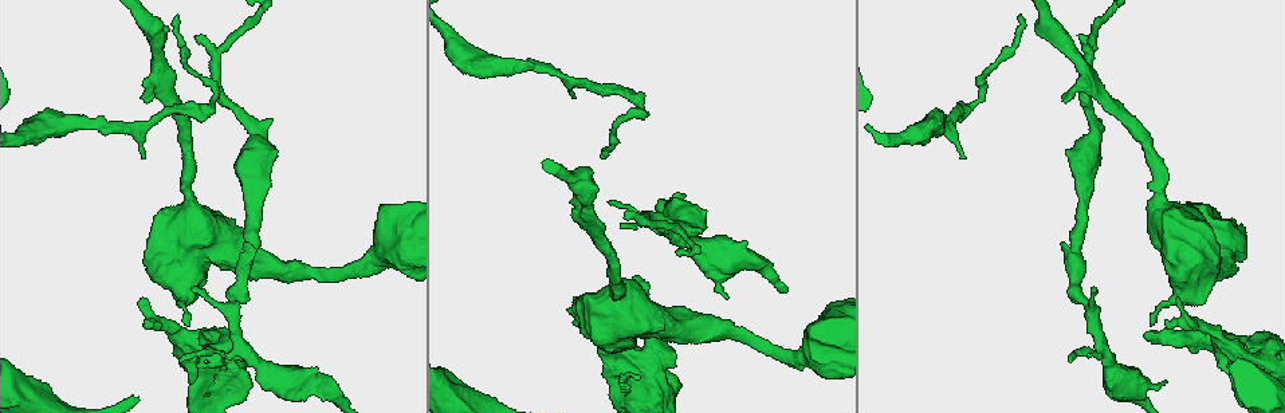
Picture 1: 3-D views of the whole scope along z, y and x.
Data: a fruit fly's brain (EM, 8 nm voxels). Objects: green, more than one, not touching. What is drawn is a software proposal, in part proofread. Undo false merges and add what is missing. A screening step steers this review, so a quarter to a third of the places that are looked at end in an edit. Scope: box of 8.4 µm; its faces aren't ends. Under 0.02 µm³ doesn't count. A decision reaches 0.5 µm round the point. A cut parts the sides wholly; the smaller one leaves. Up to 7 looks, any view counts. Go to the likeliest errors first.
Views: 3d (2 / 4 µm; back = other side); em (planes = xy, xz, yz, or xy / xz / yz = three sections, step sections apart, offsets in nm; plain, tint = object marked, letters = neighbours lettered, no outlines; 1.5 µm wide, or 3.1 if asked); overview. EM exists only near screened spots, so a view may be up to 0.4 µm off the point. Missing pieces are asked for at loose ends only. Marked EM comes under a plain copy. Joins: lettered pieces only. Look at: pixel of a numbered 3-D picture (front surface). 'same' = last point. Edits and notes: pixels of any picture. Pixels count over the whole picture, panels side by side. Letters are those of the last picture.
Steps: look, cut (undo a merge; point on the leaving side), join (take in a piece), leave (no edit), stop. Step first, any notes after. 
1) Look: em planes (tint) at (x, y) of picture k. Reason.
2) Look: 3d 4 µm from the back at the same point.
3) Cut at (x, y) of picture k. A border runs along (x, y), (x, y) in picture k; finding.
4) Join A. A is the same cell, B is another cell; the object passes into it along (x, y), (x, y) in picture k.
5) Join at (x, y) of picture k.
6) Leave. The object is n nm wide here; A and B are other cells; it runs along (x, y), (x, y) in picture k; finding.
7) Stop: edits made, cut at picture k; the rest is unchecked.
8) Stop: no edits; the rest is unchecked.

Look: 3d 4 µm at (568, 308) of picture 1. Branch stops here.

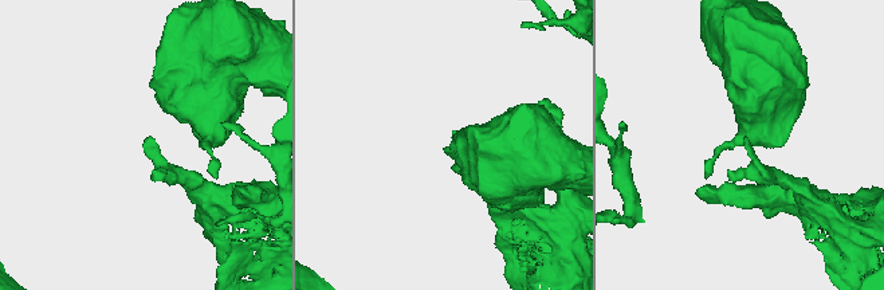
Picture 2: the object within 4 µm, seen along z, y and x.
Look: em planes (letters) at (745, 146) of picture 2.

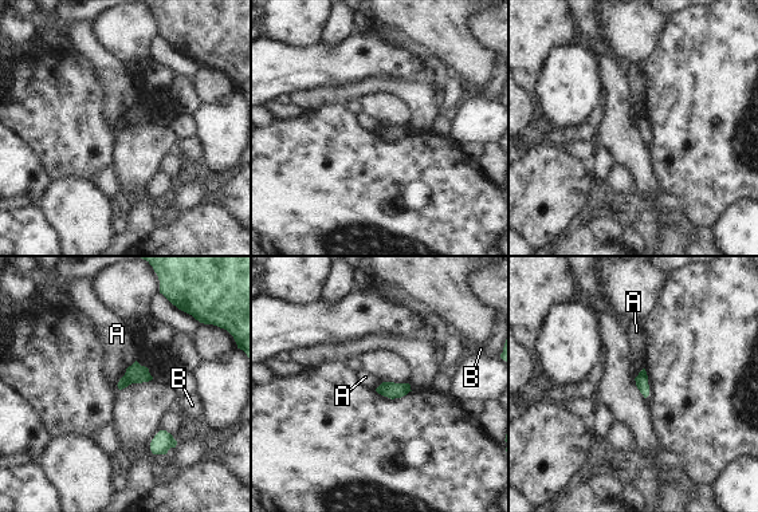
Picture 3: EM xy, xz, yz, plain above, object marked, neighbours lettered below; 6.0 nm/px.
Leave. A and B are other cells; a border runs along (136, 361), (126, 369), (116, 385) in picture 3; no lettered piece goes on from it.

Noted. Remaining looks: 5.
Look: 3d 4 µm from the back at (1064, 102) of picture 1. Branch stops here.

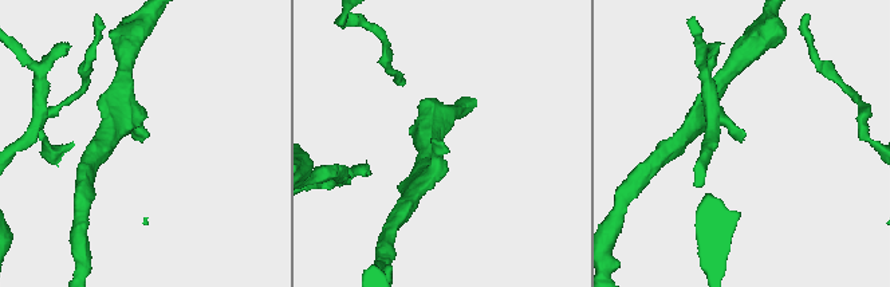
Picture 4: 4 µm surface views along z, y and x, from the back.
Look: em planes (letters) at (741, 140) of picture 4. Now the EM.

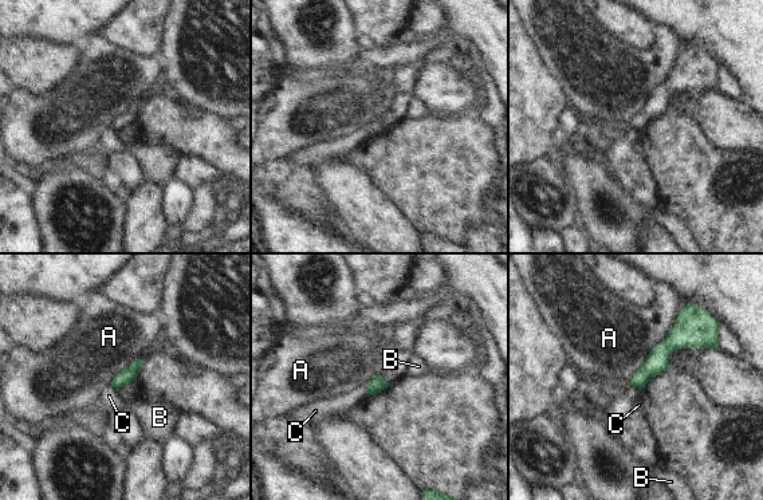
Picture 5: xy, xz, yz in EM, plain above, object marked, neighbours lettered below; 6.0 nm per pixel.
Leave. A, B and C are other cells; it runs along (706, 341), (675, 341), (634, 382) in picture 5; none of them fits.

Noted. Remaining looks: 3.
Look: 3d 2 µm from the back at (94, 124) of picture 1. Sudden change in width.

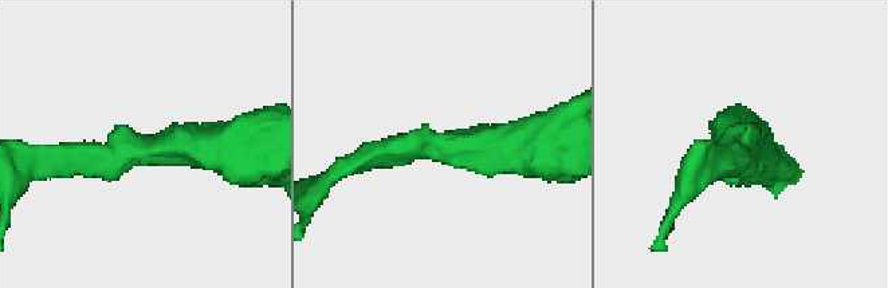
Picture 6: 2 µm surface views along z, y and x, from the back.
Look: em planes (letters) at (746, 152) of picture 6.

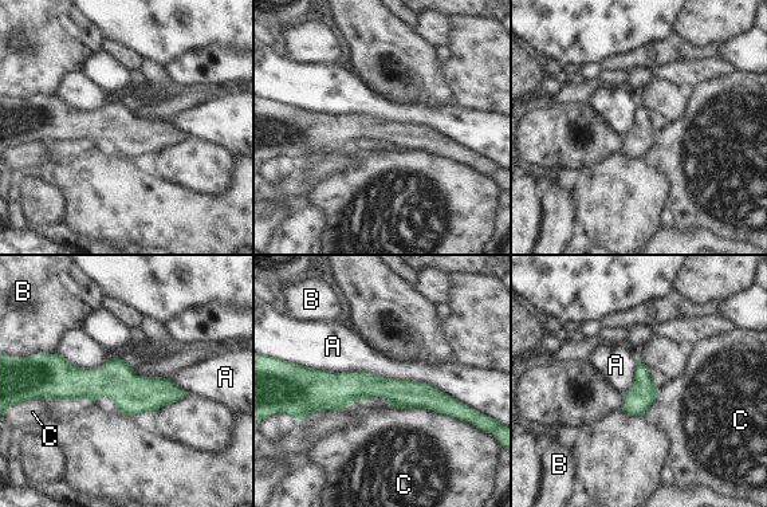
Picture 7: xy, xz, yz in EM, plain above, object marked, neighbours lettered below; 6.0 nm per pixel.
Leave. The longest contact is with A, 1100 nm; A, B and C are other cells; a border runs along (292, 361), (425, 381), (472, 409) in picture 7; one cell here.

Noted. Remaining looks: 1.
Stop: no edits; the rest is unchecked.

